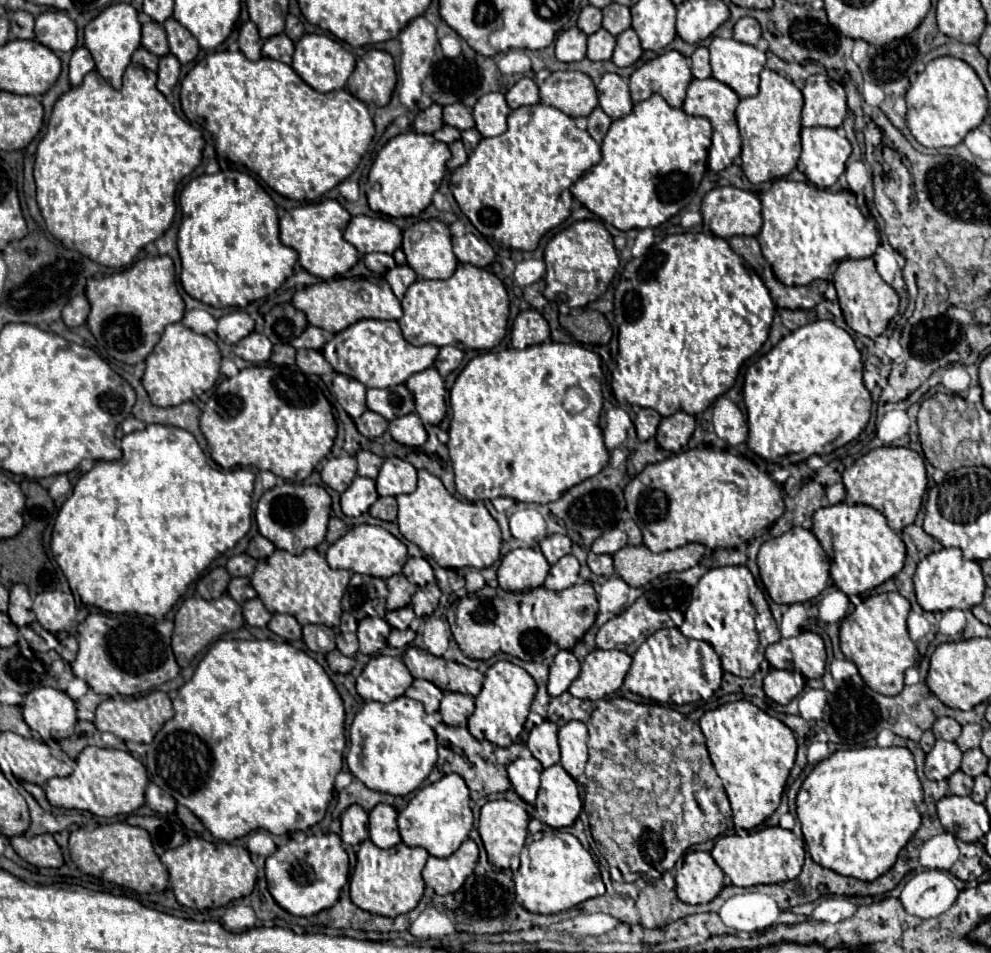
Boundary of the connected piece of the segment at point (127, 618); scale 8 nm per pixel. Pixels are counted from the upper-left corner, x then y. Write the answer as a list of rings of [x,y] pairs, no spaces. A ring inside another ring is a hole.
[[[89,614],[79,624],[79,652],[73,666],[73,674],[89,684],[89,688],[97,694],[109,696],[133,696],[141,692],[149,692],[155,686],[161,686],[167,680],[173,680],[179,674],[179,666],[175,662],[171,650],[171,620],[155,620],[151,616],[141,614]]]

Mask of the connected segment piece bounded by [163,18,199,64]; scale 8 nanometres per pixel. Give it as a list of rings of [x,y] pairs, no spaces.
[[[175,18],[165,20],[163,28],[165,28],[167,38],[169,38],[169,48],[171,48],[171,52],[179,58],[181,64],[191,62],[191,60],[199,54],[199,44],[197,44],[197,40],[195,40],[195,38],[191,36],[191,32],[185,30]]]

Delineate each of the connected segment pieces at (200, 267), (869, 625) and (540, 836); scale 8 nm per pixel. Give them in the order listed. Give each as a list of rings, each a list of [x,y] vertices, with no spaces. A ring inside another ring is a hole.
[[[237,170],[219,171],[193,178],[179,196],[181,226],[177,234],[177,248],[181,256],[181,286],[183,290],[209,306],[231,308],[247,306],[253,300],[273,294],[291,276],[297,262],[297,252],[279,240],[279,220],[275,202],[249,174]]]
[[[887,592],[887,594],[875,594],[869,596],[867,600],[863,600],[859,606],[855,606],[855,610],[845,616],[839,624],[839,640],[841,640],[841,652],[845,654],[847,660],[855,662],[861,678],[865,680],[865,684],[885,696],[895,696],[903,690],[903,674],[907,668],[911,668],[917,660],[917,648],[911,642],[909,634],[907,634],[907,614],[909,614],[909,602],[899,594],[899,592]]]
[[[530,819],[521,866],[514,873],[515,900],[529,912],[557,914],[577,906],[583,900],[605,894],[601,872],[581,842],[567,832],[546,829],[537,819]]]

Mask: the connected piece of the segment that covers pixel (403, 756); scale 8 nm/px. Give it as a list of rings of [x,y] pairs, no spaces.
[[[399,696],[387,704],[367,702],[355,716],[349,740],[351,748],[347,752],[347,766],[355,778],[359,778],[367,788],[389,792],[389,794],[409,794],[429,776],[437,762],[437,740],[431,726],[423,722],[423,704]]]

